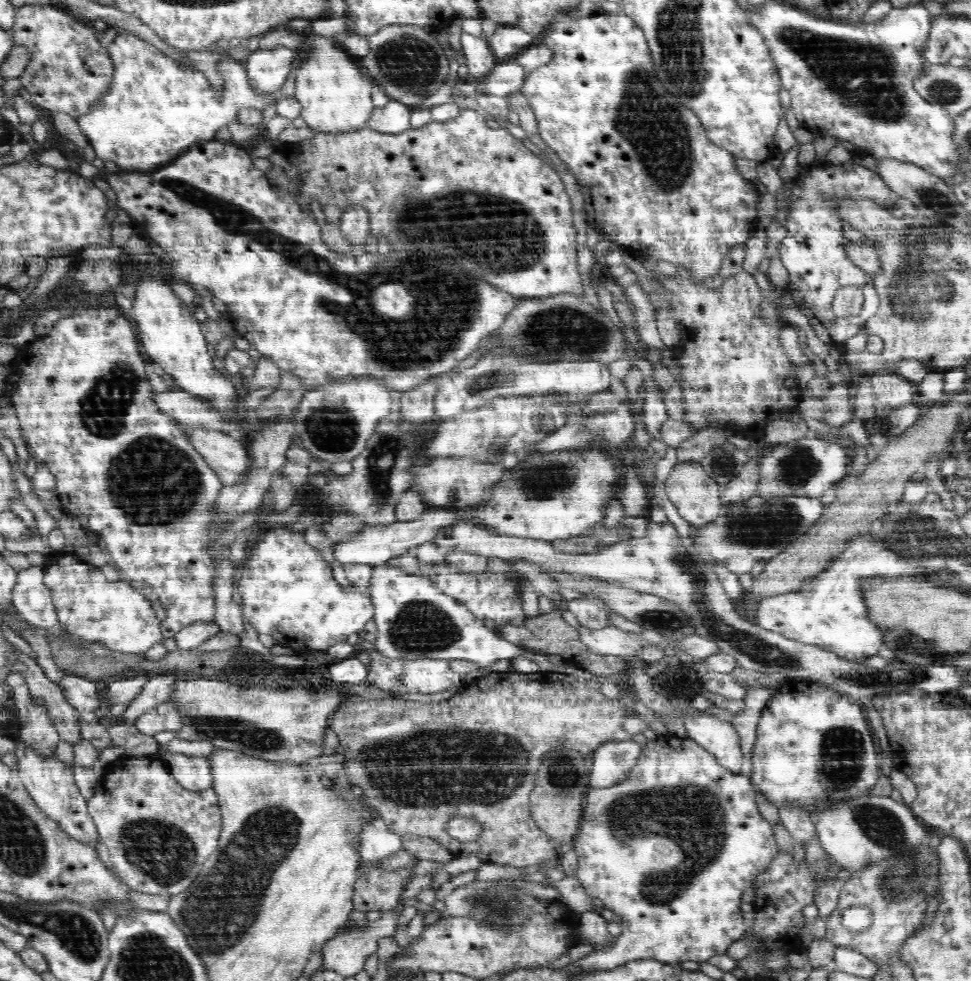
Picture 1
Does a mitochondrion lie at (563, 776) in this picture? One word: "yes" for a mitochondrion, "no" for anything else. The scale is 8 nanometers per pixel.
yes

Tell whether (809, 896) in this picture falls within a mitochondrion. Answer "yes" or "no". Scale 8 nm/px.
no

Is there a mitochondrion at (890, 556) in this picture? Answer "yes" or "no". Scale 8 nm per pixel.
yes

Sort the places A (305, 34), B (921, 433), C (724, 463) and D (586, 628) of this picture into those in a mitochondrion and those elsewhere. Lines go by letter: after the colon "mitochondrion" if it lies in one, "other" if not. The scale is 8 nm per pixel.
A: other
B: other
C: mitochondrion
D: other

